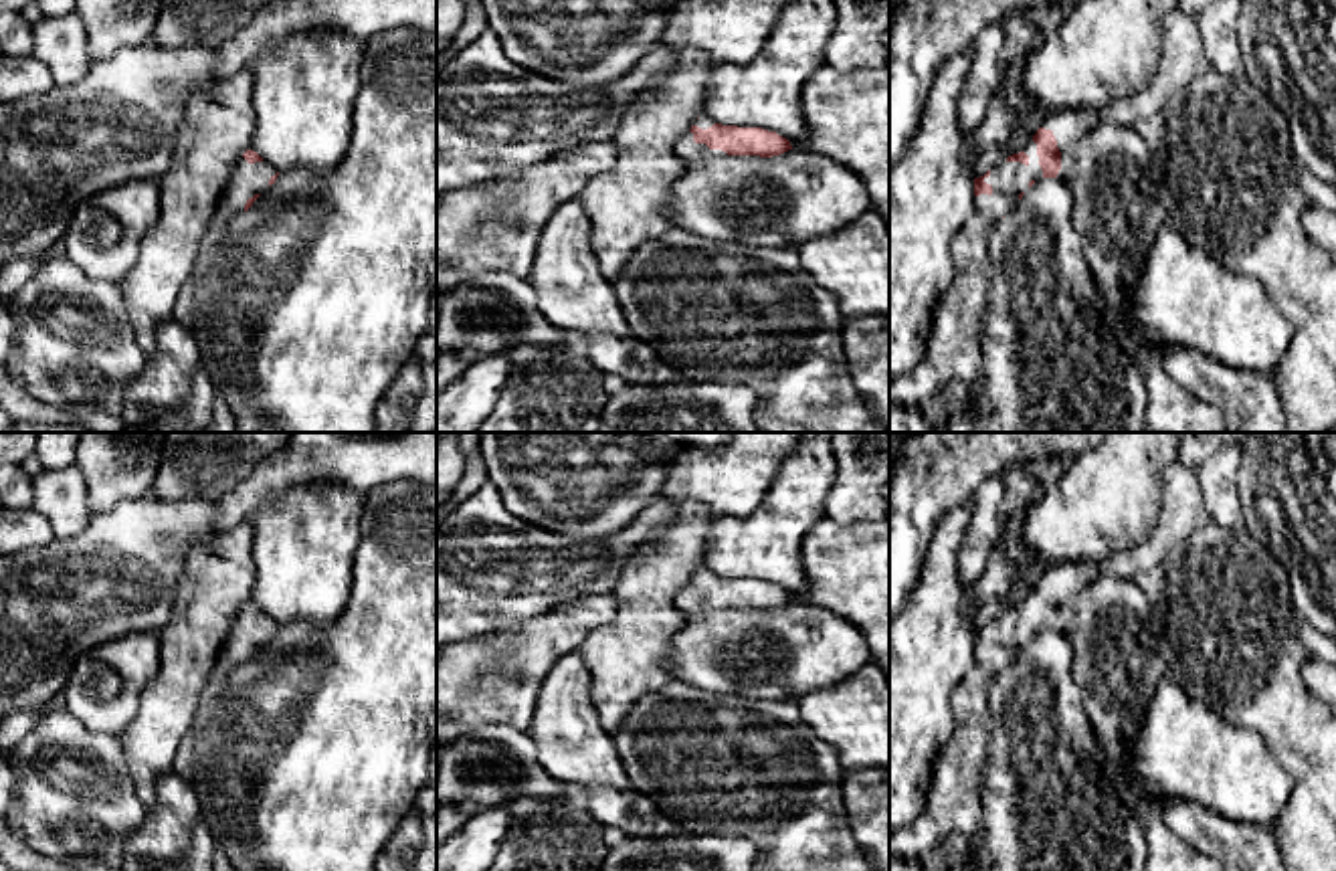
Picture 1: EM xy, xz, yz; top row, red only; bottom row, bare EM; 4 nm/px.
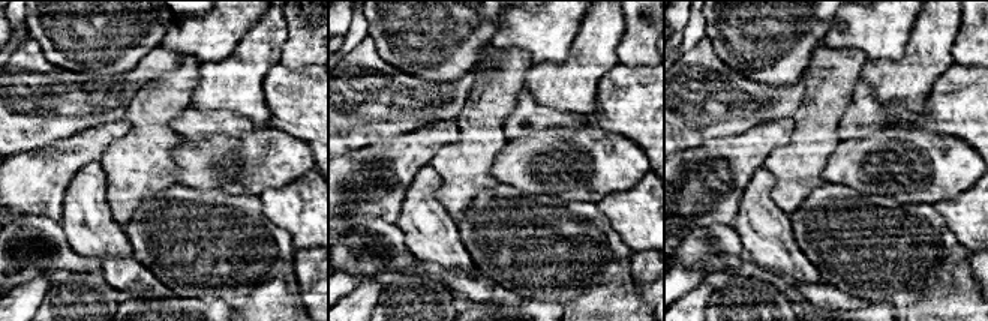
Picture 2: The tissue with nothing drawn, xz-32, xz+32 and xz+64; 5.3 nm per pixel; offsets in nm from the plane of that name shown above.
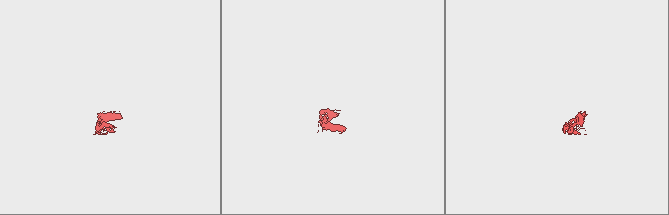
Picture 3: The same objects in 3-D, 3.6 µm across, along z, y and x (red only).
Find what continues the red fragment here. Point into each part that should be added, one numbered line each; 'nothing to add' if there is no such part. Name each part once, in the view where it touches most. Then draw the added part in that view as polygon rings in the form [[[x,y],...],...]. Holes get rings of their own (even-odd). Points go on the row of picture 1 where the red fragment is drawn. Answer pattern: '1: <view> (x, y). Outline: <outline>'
1: yz (1183, 59). Outline: [[[1180,8],[1168,12],[1162,20],[1162,53],[1156,73],[1140,93],[1095,111],[1061,109],[1047,113],[1041,127],[1053,131],[1061,152],[1057,178],[1069,182],[1073,143],[1089,129],[1100,123],[1148,119],[1160,113],[1174,93],[1184,91],[1211,69],[1197,16]]]

